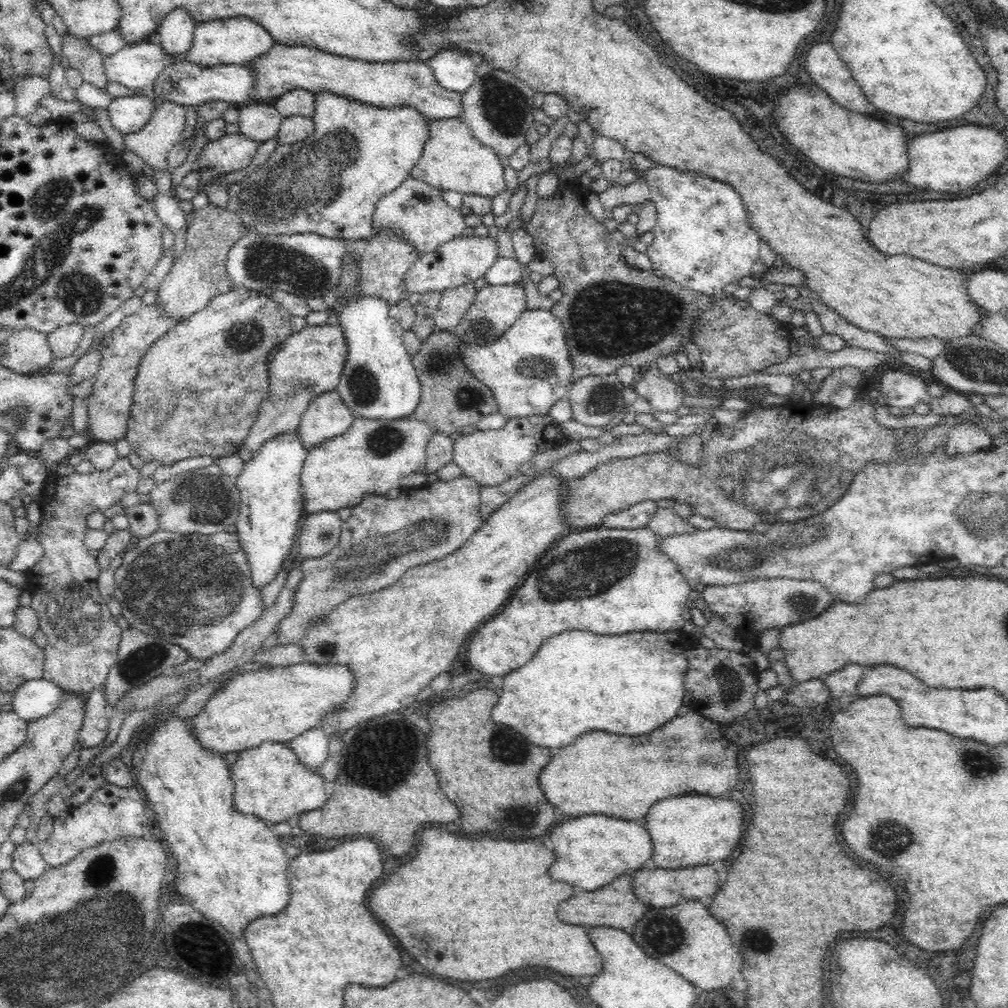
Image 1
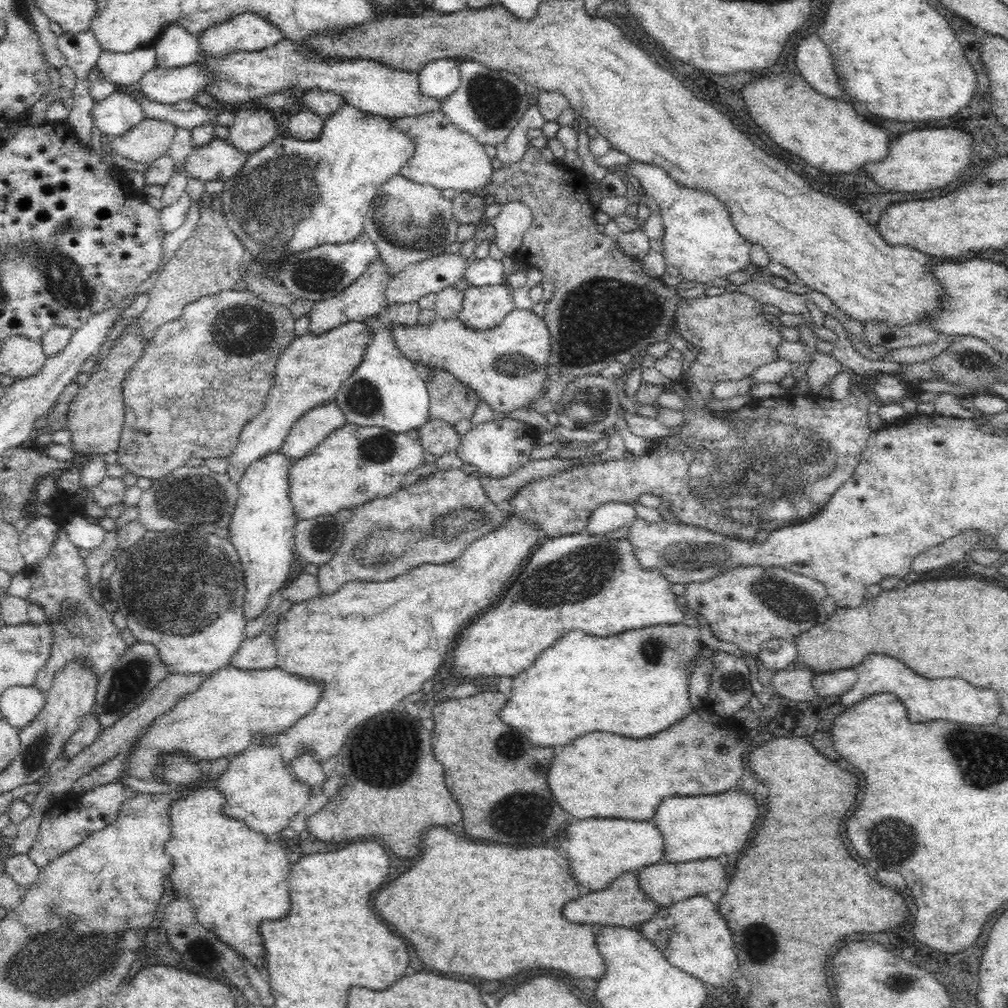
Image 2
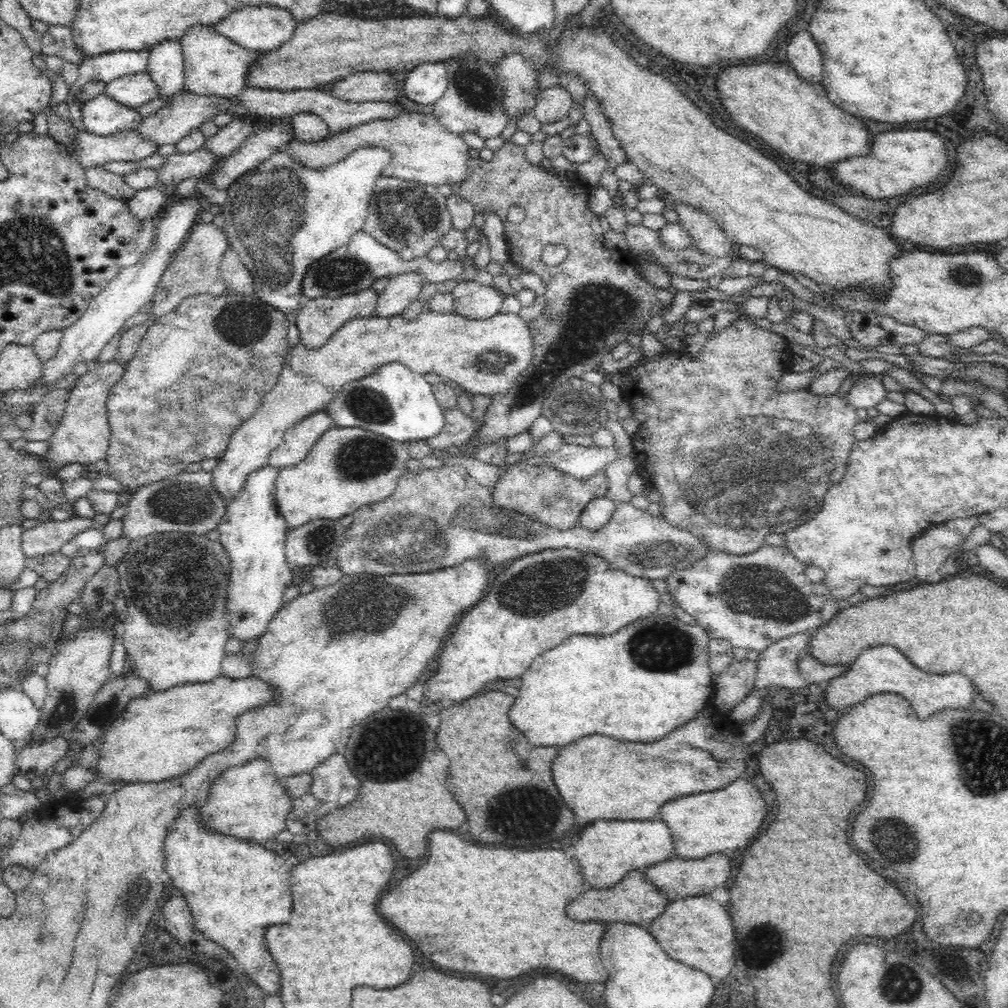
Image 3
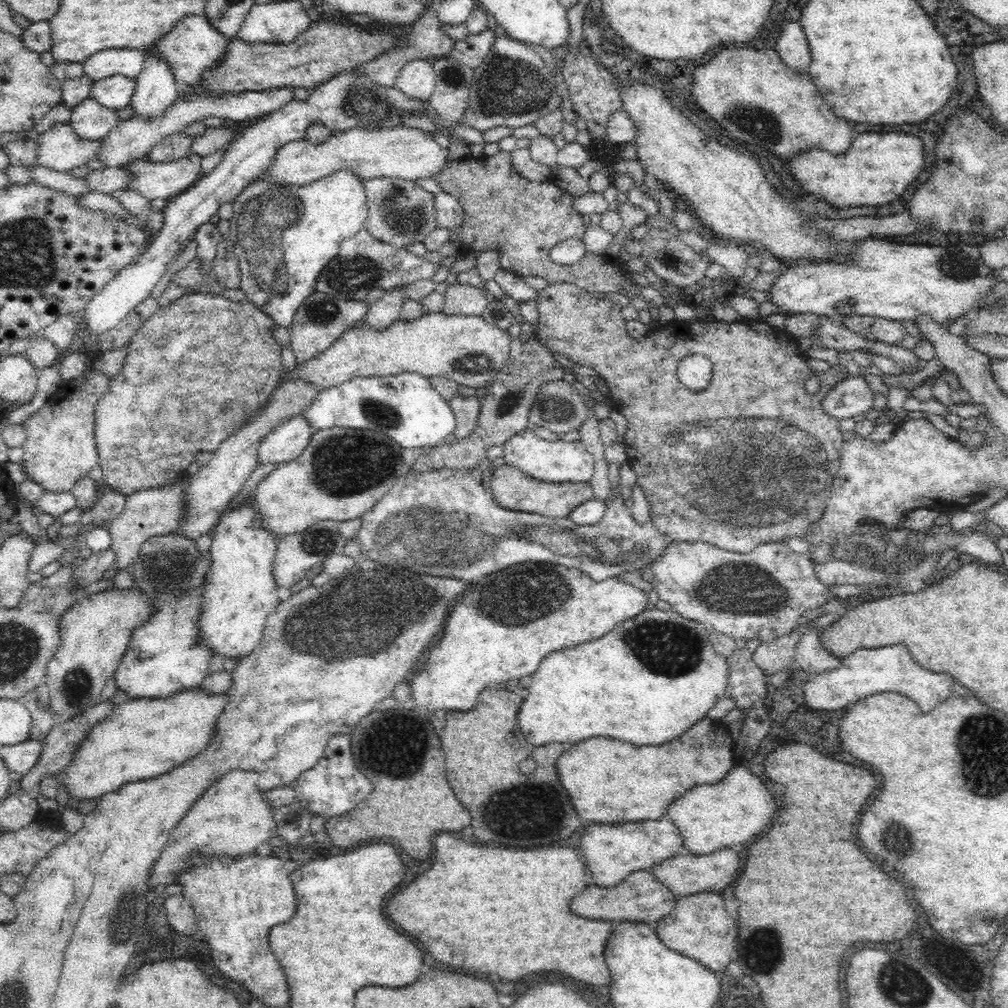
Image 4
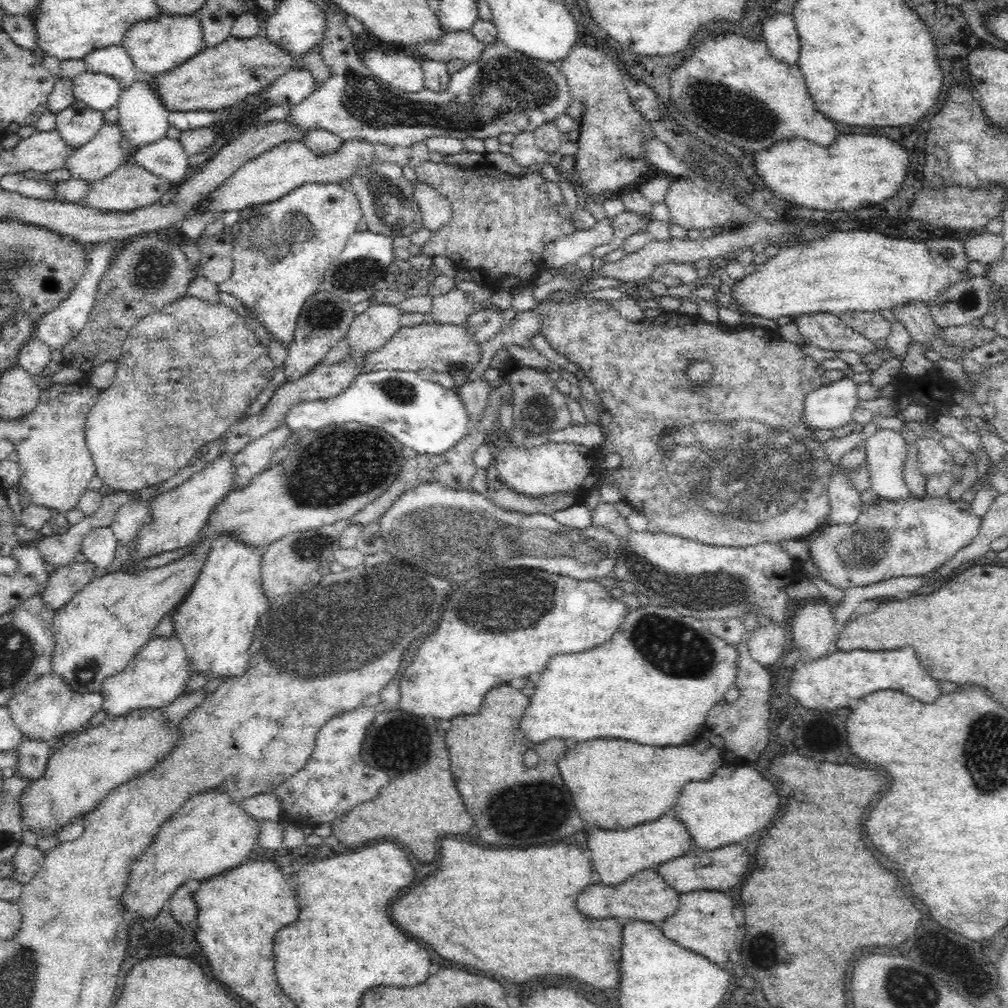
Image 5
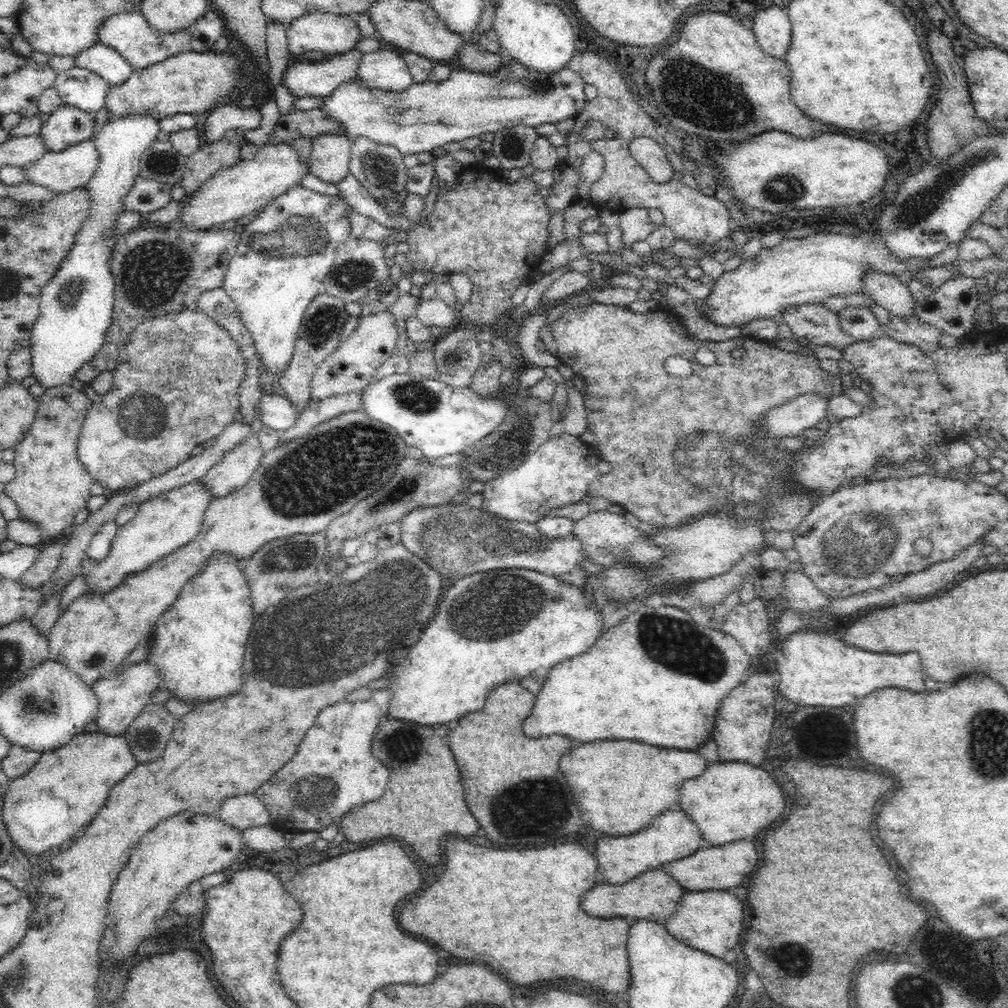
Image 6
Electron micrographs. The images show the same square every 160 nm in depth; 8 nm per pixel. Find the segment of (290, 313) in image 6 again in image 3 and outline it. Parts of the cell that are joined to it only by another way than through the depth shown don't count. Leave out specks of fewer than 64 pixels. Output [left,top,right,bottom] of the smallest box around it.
[223,145,394,314]

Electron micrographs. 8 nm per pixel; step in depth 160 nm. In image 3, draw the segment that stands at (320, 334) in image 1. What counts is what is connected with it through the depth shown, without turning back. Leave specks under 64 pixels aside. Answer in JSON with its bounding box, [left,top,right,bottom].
[211,311,535,500]

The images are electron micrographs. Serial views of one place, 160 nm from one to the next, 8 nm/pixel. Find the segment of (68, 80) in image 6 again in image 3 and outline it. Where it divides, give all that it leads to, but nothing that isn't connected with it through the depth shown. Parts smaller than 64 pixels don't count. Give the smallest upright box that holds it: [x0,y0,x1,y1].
[104,71,162,109]

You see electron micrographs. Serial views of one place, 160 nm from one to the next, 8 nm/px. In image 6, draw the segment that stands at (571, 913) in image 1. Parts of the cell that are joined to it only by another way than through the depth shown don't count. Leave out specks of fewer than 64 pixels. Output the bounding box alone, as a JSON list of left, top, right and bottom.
[582,870,685,924]

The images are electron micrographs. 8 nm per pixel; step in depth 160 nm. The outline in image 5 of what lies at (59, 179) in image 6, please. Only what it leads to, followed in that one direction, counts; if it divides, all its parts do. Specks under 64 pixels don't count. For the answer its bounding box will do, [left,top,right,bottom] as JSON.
[66,123,135,181]

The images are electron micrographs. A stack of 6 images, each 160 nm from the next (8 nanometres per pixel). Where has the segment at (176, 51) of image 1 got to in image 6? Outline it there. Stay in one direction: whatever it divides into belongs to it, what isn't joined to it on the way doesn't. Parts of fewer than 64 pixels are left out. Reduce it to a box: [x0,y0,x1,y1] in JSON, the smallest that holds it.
[29,115,160,388]

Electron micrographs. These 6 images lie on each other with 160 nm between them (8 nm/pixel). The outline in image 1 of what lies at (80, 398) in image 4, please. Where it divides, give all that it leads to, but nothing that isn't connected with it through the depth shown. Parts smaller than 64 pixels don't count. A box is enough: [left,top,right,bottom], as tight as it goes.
[84,301,182,442]

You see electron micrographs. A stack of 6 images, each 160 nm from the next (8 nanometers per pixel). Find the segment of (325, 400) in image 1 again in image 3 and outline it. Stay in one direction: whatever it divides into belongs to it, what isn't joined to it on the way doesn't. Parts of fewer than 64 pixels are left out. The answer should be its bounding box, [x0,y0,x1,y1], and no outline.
[269,410,333,469]

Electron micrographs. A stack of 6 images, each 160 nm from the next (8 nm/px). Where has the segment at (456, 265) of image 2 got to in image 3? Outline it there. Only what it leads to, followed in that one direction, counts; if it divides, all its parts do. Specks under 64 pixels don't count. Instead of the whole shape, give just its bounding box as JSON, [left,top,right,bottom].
[375,272,426,318]

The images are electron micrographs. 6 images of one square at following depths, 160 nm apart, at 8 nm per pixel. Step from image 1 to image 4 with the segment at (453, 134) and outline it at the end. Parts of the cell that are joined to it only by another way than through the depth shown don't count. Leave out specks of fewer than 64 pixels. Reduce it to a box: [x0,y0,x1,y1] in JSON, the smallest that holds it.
[262,125,451,184]

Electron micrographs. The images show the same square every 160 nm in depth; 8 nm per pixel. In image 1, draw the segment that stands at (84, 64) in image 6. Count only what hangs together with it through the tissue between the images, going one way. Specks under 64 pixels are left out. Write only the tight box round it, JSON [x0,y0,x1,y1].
[103,40,165,93]

